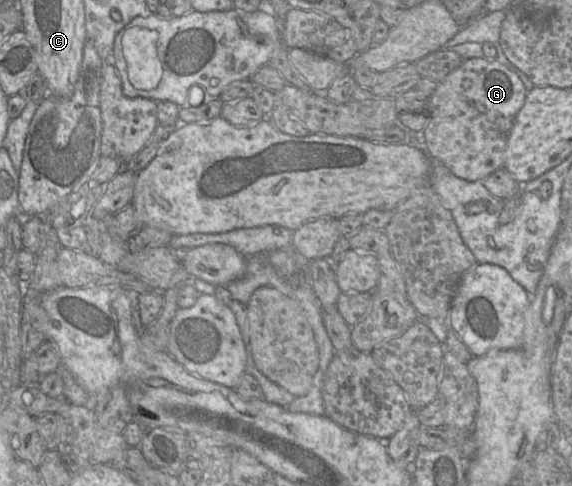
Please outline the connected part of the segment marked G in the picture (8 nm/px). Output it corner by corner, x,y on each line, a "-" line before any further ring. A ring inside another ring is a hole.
484,57
464,59
458,68
438,82
431,95
431,118
421,134
423,149
455,176
482,182
489,174
504,167
507,138
527,93
521,79
497,60

